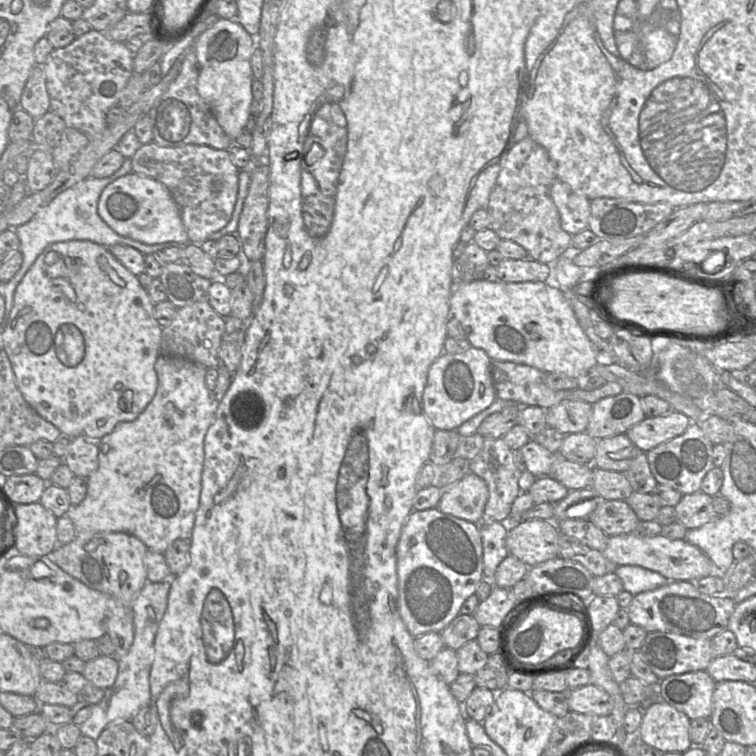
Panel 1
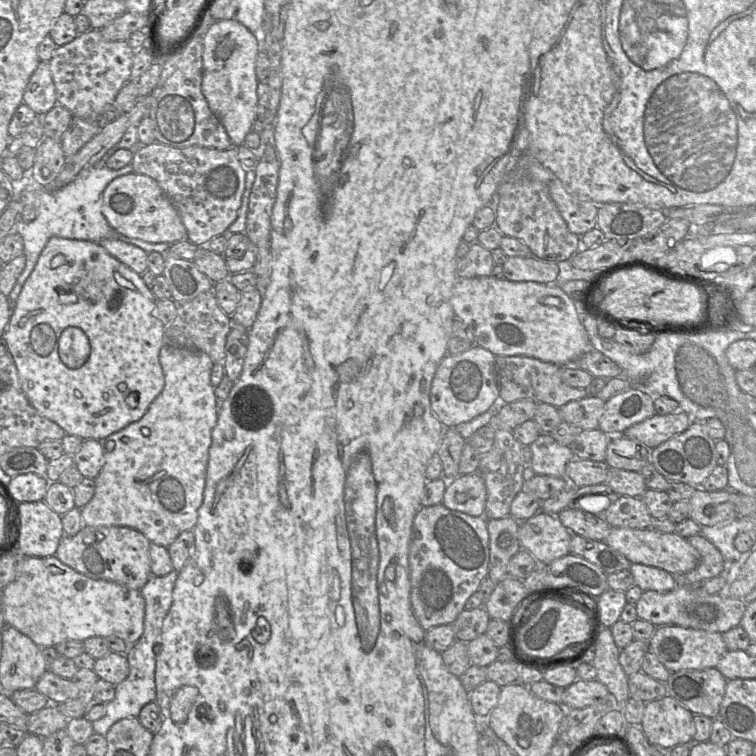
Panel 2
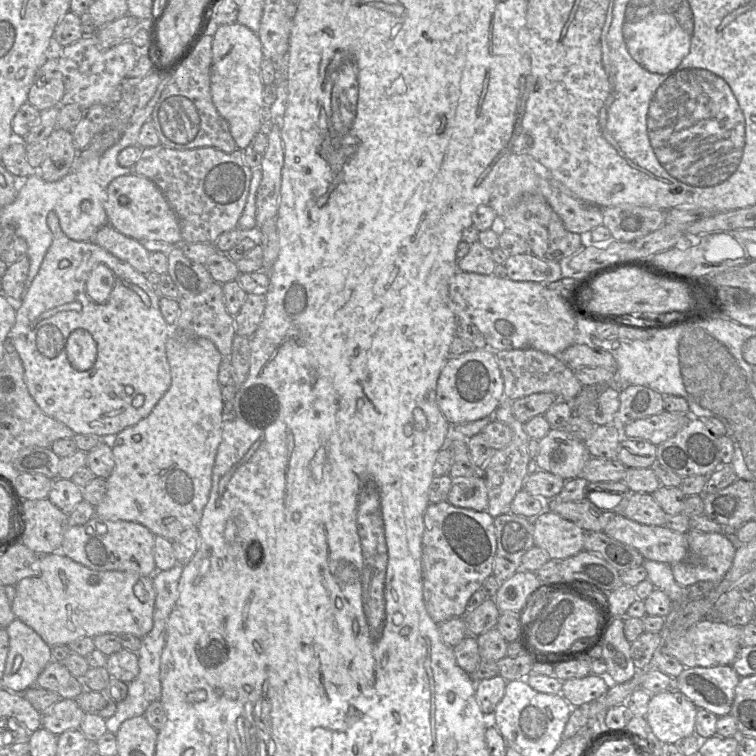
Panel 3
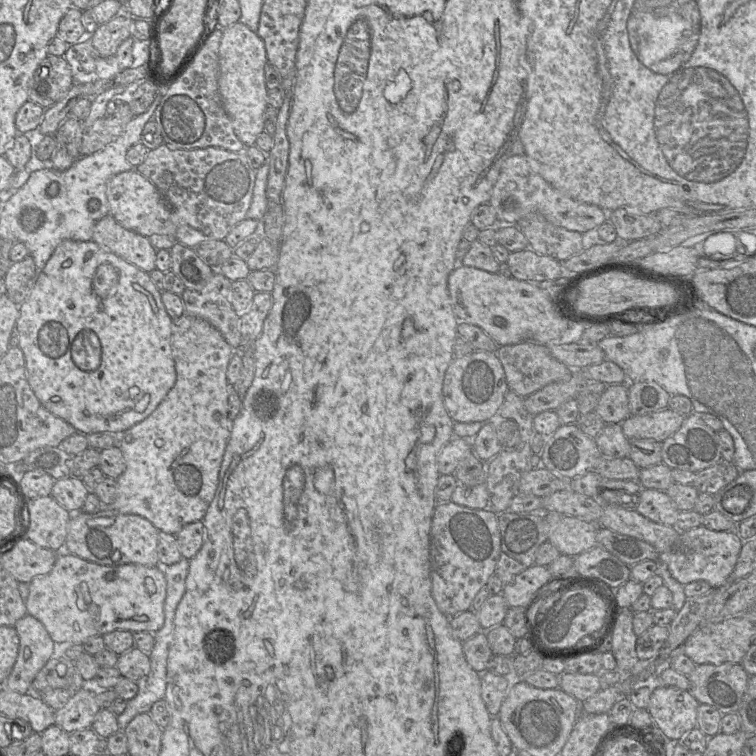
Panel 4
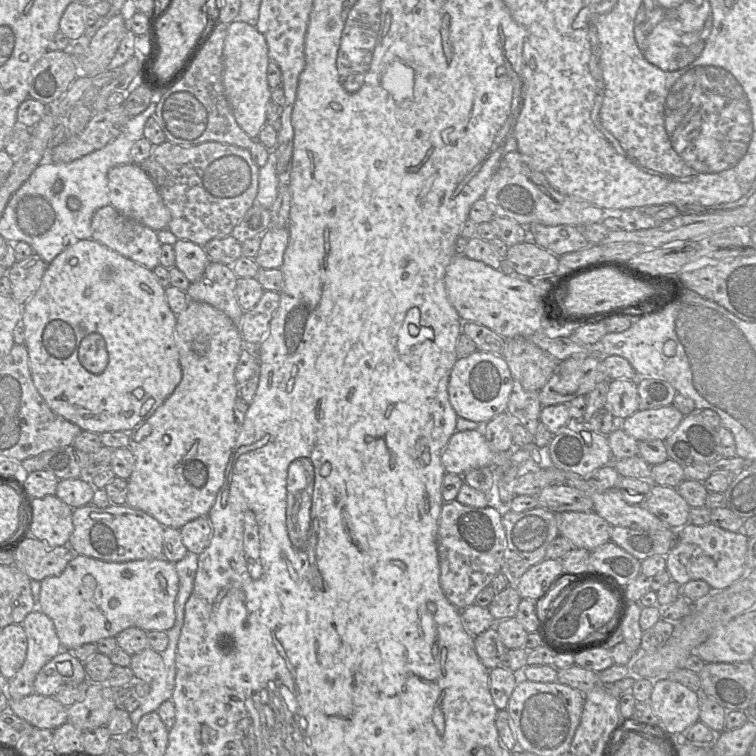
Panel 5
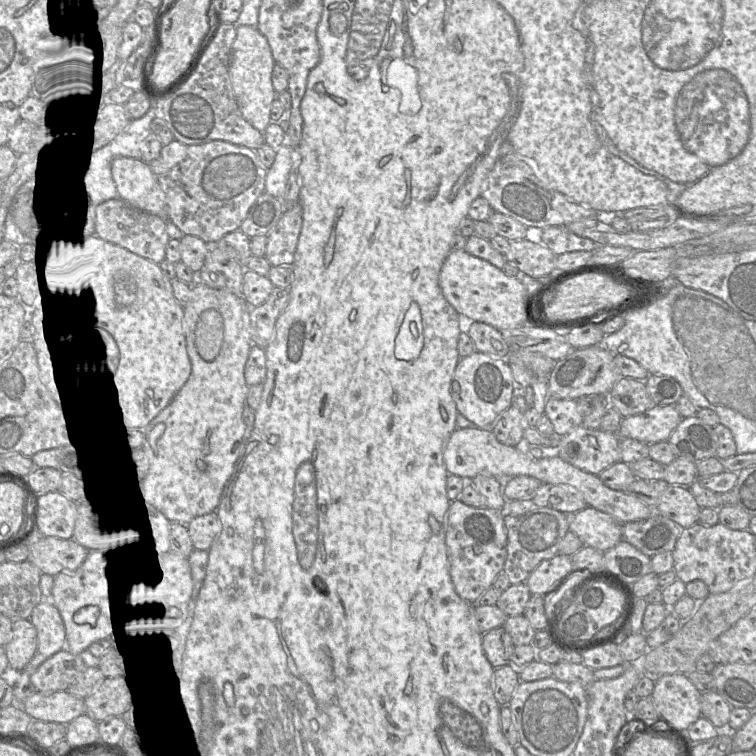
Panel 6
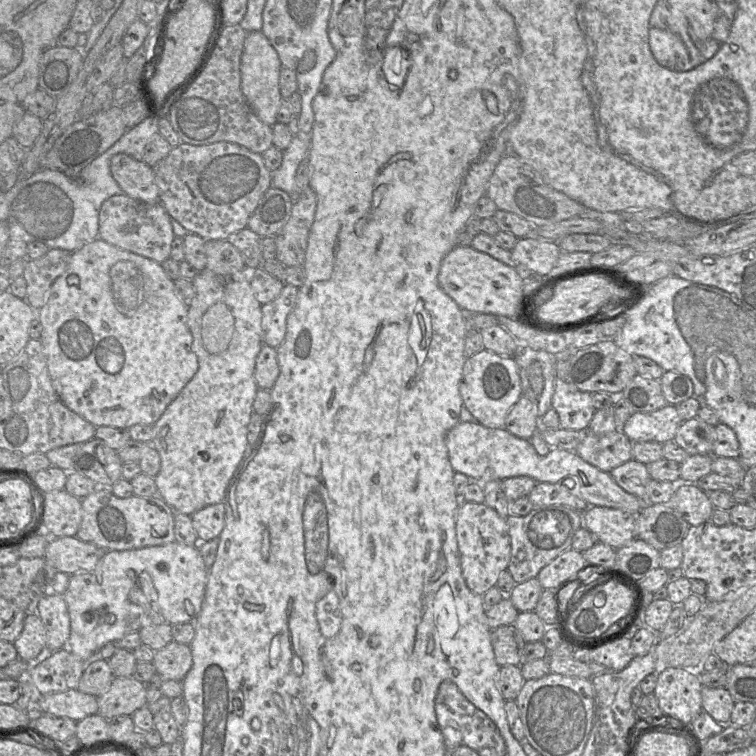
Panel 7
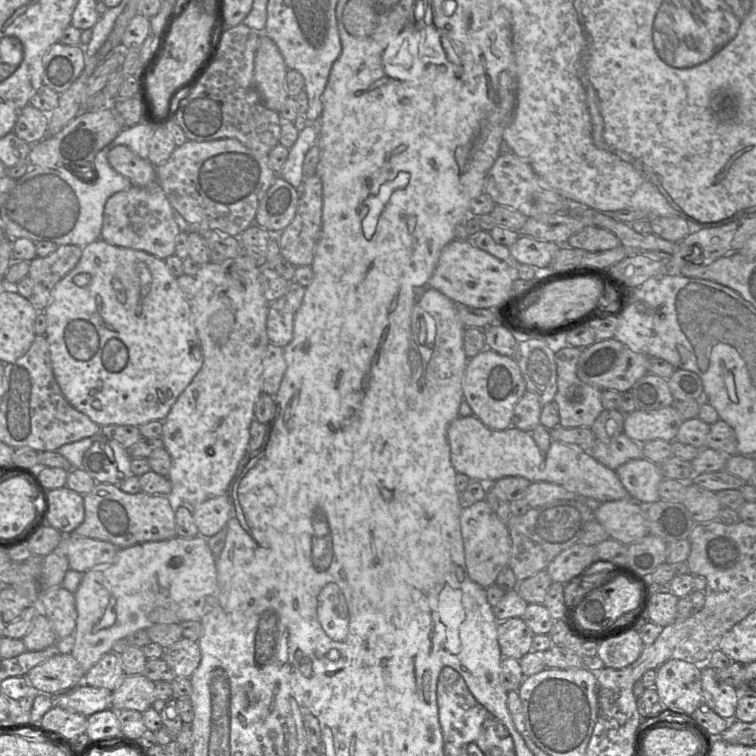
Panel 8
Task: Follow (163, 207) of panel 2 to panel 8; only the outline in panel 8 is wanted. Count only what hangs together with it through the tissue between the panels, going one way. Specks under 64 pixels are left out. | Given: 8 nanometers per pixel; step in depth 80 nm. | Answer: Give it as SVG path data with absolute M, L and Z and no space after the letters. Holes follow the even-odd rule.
M118 145L108 153L108 161L114 170L128 178L133 186L147 187L157 182L156 167L129 147Z

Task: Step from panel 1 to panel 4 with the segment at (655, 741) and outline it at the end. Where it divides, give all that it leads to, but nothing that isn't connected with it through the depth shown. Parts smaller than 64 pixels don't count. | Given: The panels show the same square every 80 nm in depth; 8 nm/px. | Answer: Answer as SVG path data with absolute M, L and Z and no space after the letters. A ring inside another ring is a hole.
M662 686L652 690L647 710L661 736L679 740L685 732L697 726L698 705L689 690Z

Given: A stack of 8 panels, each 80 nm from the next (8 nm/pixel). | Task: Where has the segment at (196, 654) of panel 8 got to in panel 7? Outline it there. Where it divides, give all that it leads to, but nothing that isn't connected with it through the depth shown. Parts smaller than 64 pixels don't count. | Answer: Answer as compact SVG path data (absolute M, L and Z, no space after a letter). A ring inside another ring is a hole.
M172 641L155 651L152 663L162 680L182 681L193 664L191 647Z

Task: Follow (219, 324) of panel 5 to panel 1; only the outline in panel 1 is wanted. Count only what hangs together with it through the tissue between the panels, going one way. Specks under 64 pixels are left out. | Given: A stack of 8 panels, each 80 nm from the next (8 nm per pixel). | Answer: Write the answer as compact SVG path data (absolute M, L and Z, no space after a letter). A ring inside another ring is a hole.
M160 354L155 362L155 371L158 378L158 387L154 398L135 420L117 424L112 432L97 441L99 446L98 467L87 477L86 496L78 505L72 505L64 515L69 516L77 534L94 531L127 532L140 539L148 550L164 553L176 539L191 536L196 511L200 502L204 462L204 439L209 427L214 421L216 404L214 404L213 393L206 386L205 377L207 368L205 366L184 358Z

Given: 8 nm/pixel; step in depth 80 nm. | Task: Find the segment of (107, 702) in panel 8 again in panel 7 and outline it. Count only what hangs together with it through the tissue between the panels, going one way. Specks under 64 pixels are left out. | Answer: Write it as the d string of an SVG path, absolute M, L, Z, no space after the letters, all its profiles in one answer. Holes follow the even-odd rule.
M78 689L42 695L36 704L43 714L80 721L98 714L98 697Z

